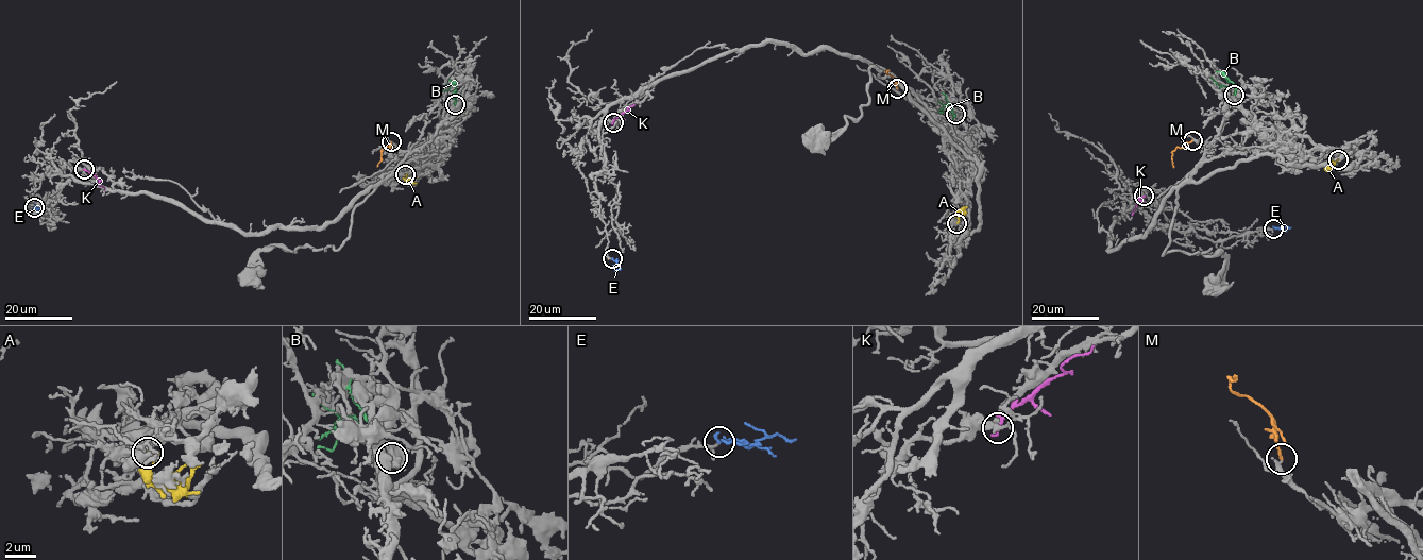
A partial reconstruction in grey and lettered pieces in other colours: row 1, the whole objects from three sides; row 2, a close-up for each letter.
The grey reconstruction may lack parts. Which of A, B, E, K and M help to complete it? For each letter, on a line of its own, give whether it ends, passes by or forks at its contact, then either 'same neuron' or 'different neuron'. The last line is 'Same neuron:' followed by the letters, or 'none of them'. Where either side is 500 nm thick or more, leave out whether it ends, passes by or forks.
A: it ends | same neuron
B: it ends | different neuron
E: it ends | same neuron
K: it ends | different neuron
M: it ends | same neuron
Same neuron: A, E, M

